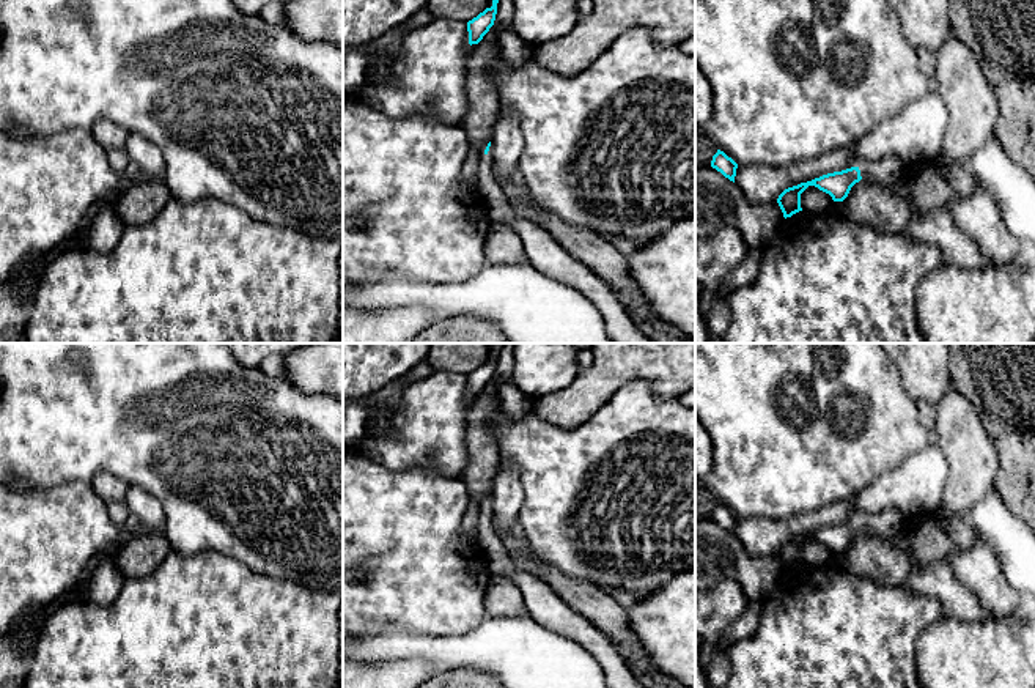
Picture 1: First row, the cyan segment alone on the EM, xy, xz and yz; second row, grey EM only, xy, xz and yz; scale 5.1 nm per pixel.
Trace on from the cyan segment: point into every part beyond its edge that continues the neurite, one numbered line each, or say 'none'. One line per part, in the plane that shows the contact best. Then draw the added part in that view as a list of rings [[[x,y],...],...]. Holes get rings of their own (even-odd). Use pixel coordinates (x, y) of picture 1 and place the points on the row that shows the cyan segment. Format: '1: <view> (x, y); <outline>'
1: yz (889, 172); [[[886,157],[878,164],[862,164],[859,170],[862,179],[893,187],[906,184],[912,175],[912,164],[898,157]]]

